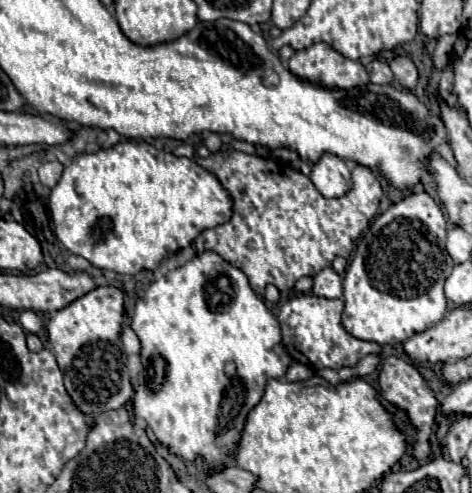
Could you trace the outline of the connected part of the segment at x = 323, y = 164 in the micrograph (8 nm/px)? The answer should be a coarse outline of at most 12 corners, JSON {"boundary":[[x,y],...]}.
{"boundary":[[325,155],[311,169],[323,197],[343,197],[351,189],[351,169]]}

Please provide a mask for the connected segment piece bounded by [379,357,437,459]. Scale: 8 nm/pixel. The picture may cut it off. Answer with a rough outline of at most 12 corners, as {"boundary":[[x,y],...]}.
{"boundary":[[383,359],[379,387],[417,427],[413,455],[429,453],[437,399],[413,363]]}

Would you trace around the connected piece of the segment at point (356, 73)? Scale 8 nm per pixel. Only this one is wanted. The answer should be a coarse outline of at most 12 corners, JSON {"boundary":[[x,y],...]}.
{"boundary":[[327,43],[295,51],[289,69],[325,87],[369,83],[359,61]]}

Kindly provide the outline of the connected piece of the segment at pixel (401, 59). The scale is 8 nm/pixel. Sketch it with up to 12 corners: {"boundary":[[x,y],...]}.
{"boundary":[[407,55],[389,67],[405,89],[417,87],[417,67]]}

